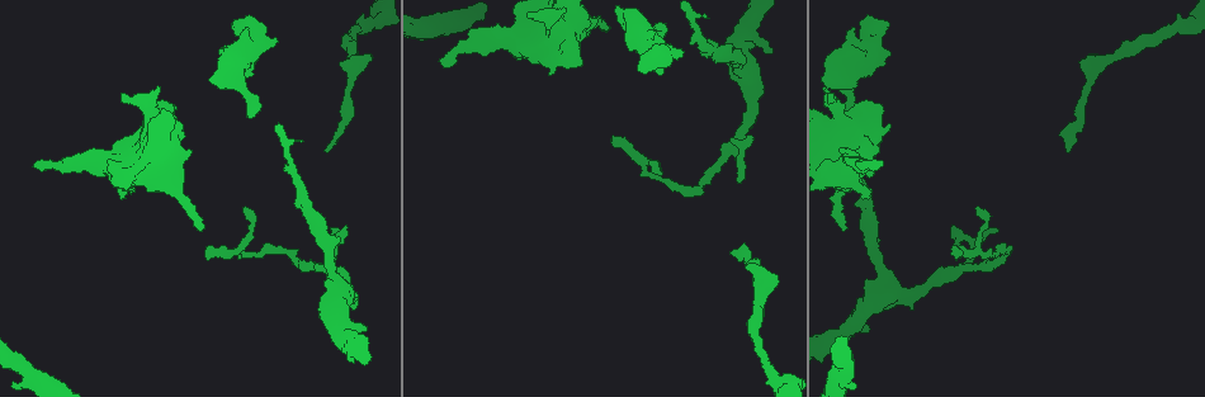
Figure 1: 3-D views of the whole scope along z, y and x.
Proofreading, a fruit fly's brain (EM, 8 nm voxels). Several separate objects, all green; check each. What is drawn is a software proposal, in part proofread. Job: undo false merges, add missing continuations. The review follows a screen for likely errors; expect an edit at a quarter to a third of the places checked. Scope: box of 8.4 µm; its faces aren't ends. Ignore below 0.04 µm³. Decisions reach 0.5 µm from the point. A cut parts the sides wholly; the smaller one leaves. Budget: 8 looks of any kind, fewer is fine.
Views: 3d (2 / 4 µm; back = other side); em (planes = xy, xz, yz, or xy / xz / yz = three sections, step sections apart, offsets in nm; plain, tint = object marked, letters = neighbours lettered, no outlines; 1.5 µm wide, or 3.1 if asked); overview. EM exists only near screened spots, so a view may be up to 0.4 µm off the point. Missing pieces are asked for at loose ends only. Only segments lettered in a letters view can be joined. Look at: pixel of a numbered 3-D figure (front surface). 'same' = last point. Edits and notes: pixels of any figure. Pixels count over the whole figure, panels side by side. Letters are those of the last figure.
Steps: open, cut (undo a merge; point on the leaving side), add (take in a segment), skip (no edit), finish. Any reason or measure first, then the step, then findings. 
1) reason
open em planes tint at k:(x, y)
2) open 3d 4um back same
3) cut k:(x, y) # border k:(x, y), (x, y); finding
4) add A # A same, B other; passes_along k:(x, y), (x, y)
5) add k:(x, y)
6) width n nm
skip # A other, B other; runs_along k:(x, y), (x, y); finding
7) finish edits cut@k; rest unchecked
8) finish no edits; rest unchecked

free end
open em planes tint at 1:(242, 208)

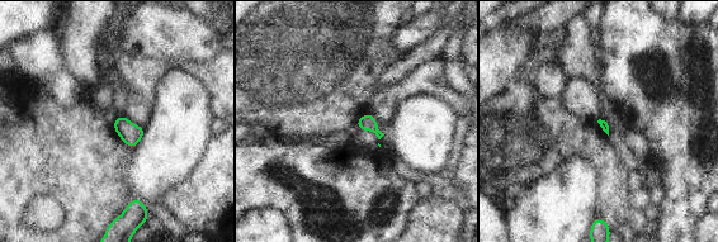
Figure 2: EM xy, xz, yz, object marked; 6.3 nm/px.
open em planes letters same

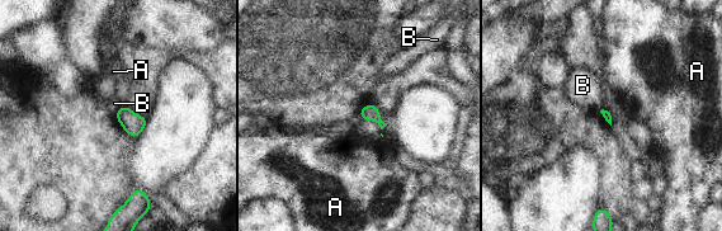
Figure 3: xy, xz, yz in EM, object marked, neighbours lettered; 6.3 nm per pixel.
longest_contact B 40 nm
skip # A other, B other; border 3:(605, 109), (600, 111); none of them fits

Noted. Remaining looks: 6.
branch stops here
open em yz step 4 letters at 1:(249, 113)

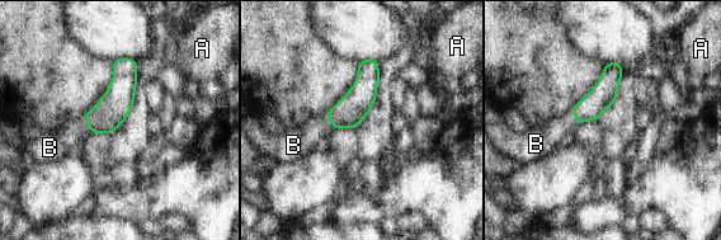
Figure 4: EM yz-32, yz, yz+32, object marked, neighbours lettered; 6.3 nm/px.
open em xz step 8 letters same

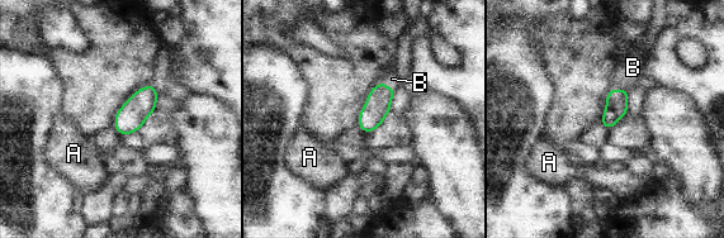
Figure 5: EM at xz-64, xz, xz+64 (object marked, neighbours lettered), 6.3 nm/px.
add B # A other, B same; passes_along 5:(616, 101), (621, 90), (633, 67); the cell continues

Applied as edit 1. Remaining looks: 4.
branch stops here
open em planes plain at 1:(605, 25)

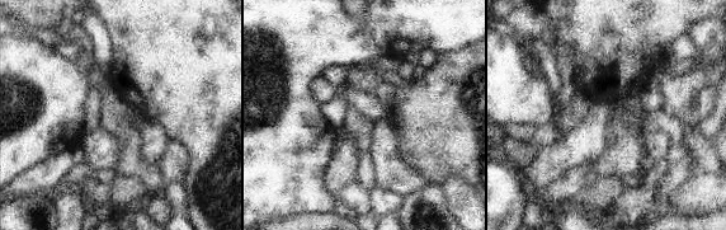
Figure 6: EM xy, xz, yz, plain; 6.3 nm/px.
open em planes letters same

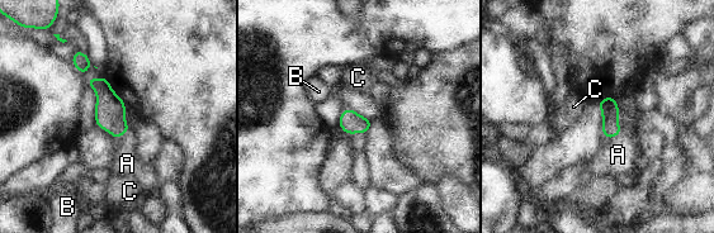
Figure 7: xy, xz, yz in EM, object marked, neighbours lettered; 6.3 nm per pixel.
longest_contact A 140 nm
add A # A same, B other, C other; passes_along 7:(609, 107), (613, 137), (618, 155); the cell continues

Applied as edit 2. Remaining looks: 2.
finish edits add@5, add@7; rest unchecked

